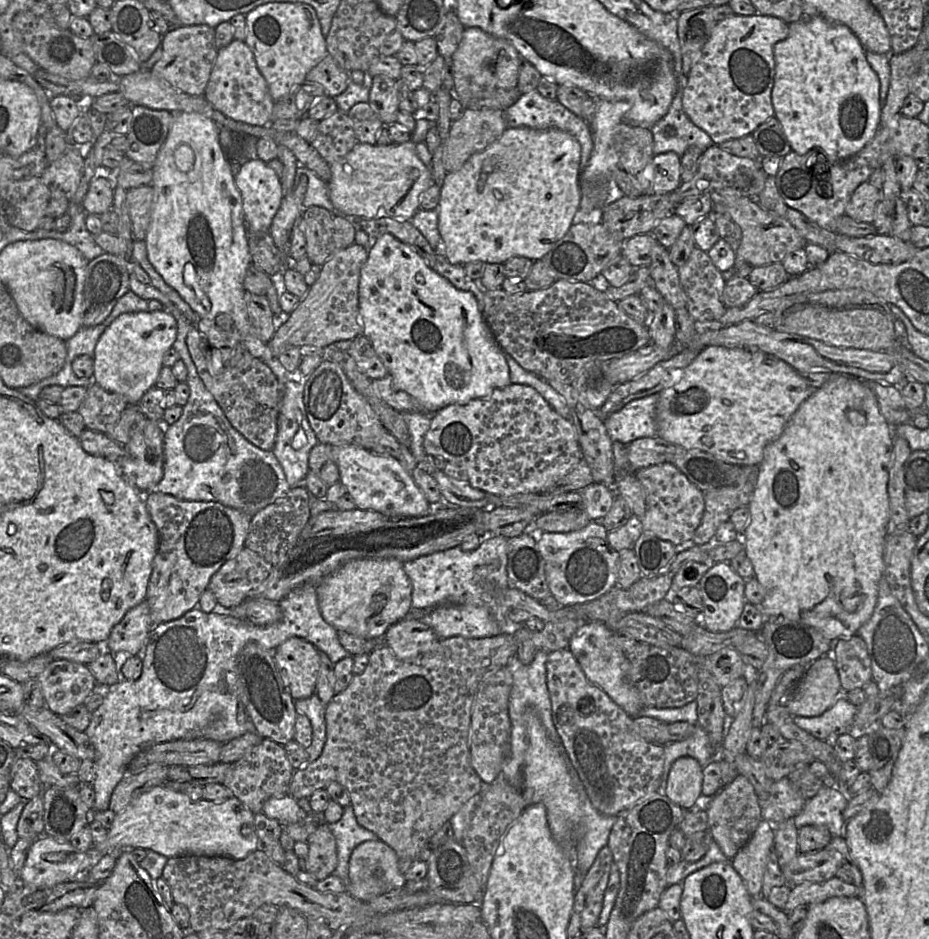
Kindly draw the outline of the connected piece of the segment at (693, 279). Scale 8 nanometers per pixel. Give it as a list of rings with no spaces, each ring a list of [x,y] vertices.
[[[695,247],[687,262],[678,267],[680,283],[687,295],[687,309],[689,314],[697,322],[700,328],[721,329],[718,321],[727,311],[722,301],[722,295],[725,288],[725,281],[707,252]]]

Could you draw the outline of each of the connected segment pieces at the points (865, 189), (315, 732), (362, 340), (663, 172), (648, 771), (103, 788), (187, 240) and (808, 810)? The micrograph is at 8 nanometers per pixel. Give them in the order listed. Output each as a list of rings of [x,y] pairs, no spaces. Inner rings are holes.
[[[869,181],[861,183],[851,195],[845,215],[857,222],[873,224],[876,205],[882,201],[882,191]]]
[[[315,693],[309,698],[295,700],[297,714],[307,716],[312,725],[312,743],[307,749],[308,763],[312,763],[321,755],[326,742],[325,705]]]
[[[364,335],[352,340],[347,353],[354,359],[358,369],[371,380],[383,378],[388,374],[370,340]]]
[[[675,152],[654,155],[645,168],[649,181],[649,194],[670,193],[682,182],[680,179],[680,157]]]
[[[569,649],[548,653],[546,660],[547,687],[552,717],[560,737],[560,745],[577,771],[594,808],[607,816],[618,816],[645,796],[662,791],[664,746],[652,744],[633,733],[633,718],[628,716],[601,688],[589,681]]]
[[[305,583],[295,588],[278,604],[282,618],[267,626],[257,626],[245,619],[235,618],[218,602],[210,613],[195,607],[180,618],[153,626],[145,640],[140,677],[136,680],[121,678],[107,687],[103,702],[91,713],[90,723],[84,730],[95,750],[96,775],[91,782],[95,799],[91,811],[109,808],[111,794],[125,775],[131,760],[140,751],[154,744],[195,739],[215,740],[224,744],[246,732],[256,731],[242,700],[237,669],[238,654],[247,643],[256,642],[265,649],[275,651],[287,639],[300,637],[313,644],[319,652],[326,653],[334,665],[349,656],[338,639],[337,630],[321,614],[315,585]]]
[[[174,113],[174,120],[152,168],[151,185],[154,196],[151,220],[145,237],[147,256],[164,281],[178,292],[201,319],[215,321],[219,314],[229,315],[246,351],[268,366],[269,361],[278,357],[274,357],[268,345],[255,336],[248,317],[245,303],[246,290],[243,285],[246,271],[251,264],[248,232],[241,193],[235,184],[230,161],[220,145],[219,132],[220,127],[203,114]],[[181,144],[188,144],[195,155],[194,165],[188,172],[180,171],[174,160],[174,151]]]
[[[823,785],[816,796],[806,800],[801,812],[794,817],[799,830],[803,826],[825,826],[833,838],[844,837],[846,822],[843,818],[849,795],[837,788]]]

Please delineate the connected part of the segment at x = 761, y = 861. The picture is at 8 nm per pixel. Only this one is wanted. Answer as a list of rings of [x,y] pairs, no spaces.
[[[762,819],[750,840],[738,851],[731,864],[742,878],[746,890],[751,897],[761,895],[763,875],[769,854],[774,849],[775,826]]]

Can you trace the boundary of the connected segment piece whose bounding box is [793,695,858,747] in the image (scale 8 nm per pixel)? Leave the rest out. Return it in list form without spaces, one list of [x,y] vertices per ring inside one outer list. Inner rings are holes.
[[[842,695],[822,715],[817,717],[794,716],[793,722],[815,738],[831,742],[834,747],[834,740],[839,735],[849,733],[857,711],[858,706],[853,705]]]

